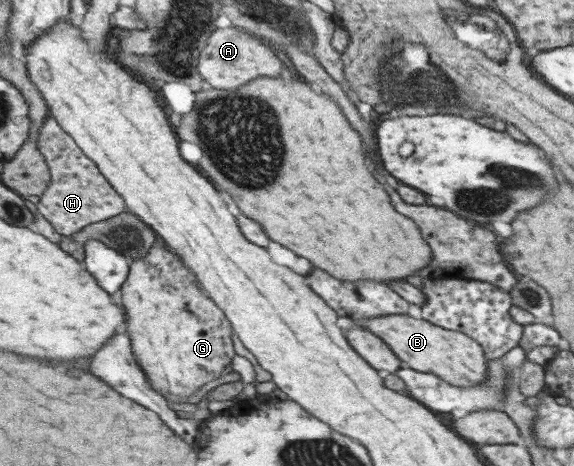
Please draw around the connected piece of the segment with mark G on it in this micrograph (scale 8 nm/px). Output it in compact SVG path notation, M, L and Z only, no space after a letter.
M156 242L145 255L144 258L138 258L133 260L131 269L127 278L127 281L123 284L122 291L122 303L126 312L127 331L129 331L128 337L132 339L132 347L139 365L143 368L143 371L147 374L148 382L152 385L153 389L156 389L161 395L164 395L166 399L176 408L185 407L185 401L195 395L203 385L219 379L223 374L223 367L227 367L233 357L235 357L235 349L233 349L233 333L234 327L226 316L226 313L213 301L213 298L199 287L197 284L197 274L189 268L186 263L177 256L171 249L166 247L162 242Z

